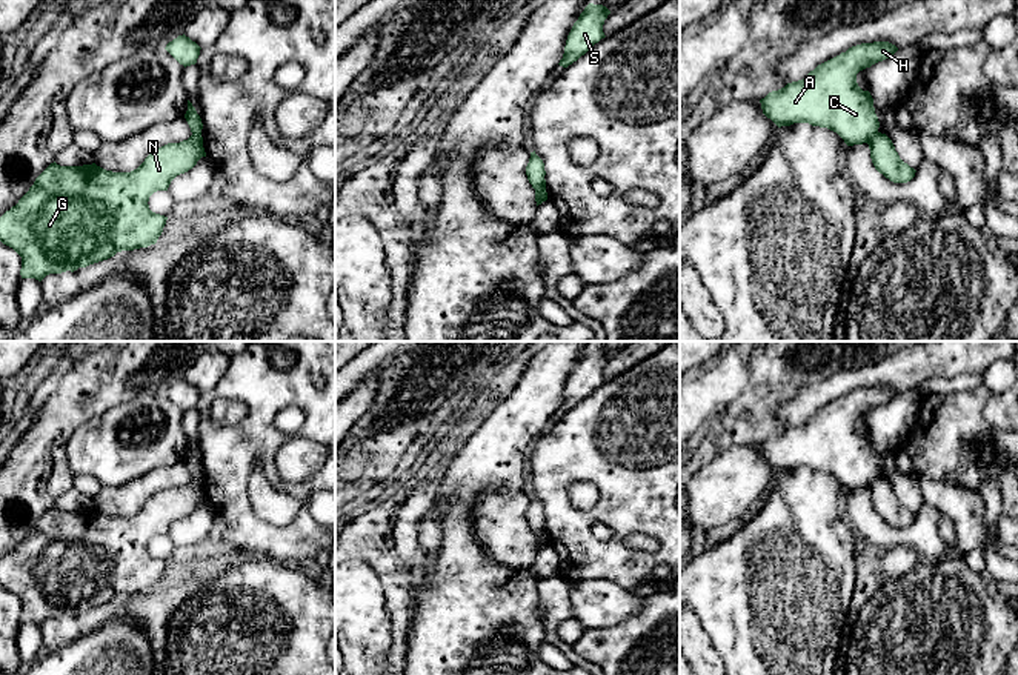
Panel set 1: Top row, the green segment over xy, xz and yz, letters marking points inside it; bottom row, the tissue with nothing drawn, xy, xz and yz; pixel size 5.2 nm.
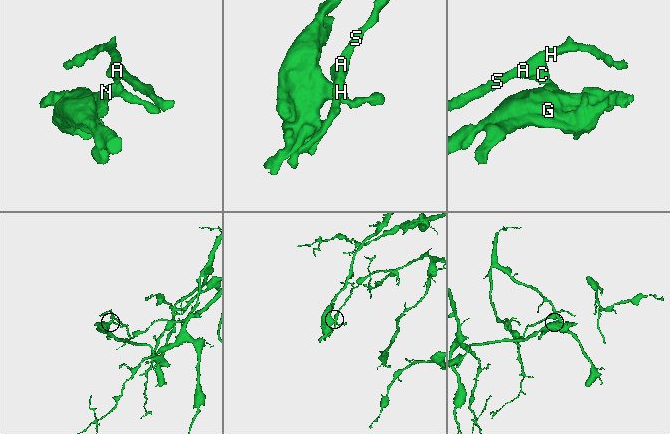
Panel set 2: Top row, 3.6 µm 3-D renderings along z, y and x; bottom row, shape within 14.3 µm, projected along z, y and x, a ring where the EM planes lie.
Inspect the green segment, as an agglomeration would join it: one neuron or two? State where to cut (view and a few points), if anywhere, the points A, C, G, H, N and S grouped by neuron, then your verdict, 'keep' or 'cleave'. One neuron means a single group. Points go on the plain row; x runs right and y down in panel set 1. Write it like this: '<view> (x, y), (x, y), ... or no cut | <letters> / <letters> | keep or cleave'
yz (877, 475), (868, 488) | A C H S / G N | cleave

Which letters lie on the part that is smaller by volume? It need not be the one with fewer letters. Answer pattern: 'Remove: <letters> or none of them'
Remove: G, N

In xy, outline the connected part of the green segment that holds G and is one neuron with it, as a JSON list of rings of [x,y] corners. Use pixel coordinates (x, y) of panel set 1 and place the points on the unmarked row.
[[[201,480],[168,487],[151,497],[131,517],[106,515],[95,507],[60,510],[51,507],[15,550],[0,561],[0,586],[22,601],[22,623],[42,626],[49,618],[77,615],[121,595],[155,589],[168,561],[149,554],[149,541],[168,535],[171,526],[206,501]]]

